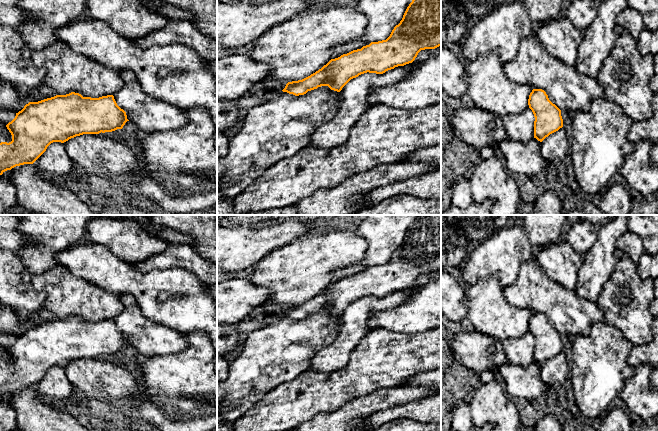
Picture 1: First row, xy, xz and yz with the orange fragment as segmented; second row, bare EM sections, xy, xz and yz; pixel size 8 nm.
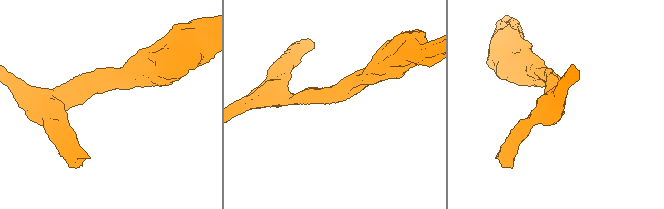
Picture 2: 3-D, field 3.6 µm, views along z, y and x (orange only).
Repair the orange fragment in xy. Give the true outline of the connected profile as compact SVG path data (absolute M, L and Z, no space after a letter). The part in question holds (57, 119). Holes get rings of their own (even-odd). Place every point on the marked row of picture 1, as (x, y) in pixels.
M71 92L29 102L6 125L12 141L0 143L0 175L16 166L33 164L53 142L64 143L83 134L112 132L122 129L127 121L126 112L117 105L113 95L91 98Z

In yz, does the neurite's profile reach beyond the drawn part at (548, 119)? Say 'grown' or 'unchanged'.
unchanged

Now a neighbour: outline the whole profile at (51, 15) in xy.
M17 0L17 5L36 20L32 25L13 27L33 52L58 42L56 32L80 17L86 10L87 0Z

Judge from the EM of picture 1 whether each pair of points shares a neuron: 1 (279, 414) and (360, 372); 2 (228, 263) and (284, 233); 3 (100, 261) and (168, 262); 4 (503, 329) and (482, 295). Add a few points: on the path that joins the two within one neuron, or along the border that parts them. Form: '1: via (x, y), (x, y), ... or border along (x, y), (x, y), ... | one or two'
1: via (299, 400), (310, 393), (328, 392), (340, 387) | one
2: via (242, 249), (270, 238) | one
3: border along (132, 264), (142, 271), (156, 268) | two
4: via (499, 321), (487, 309), (485, 303) | one

